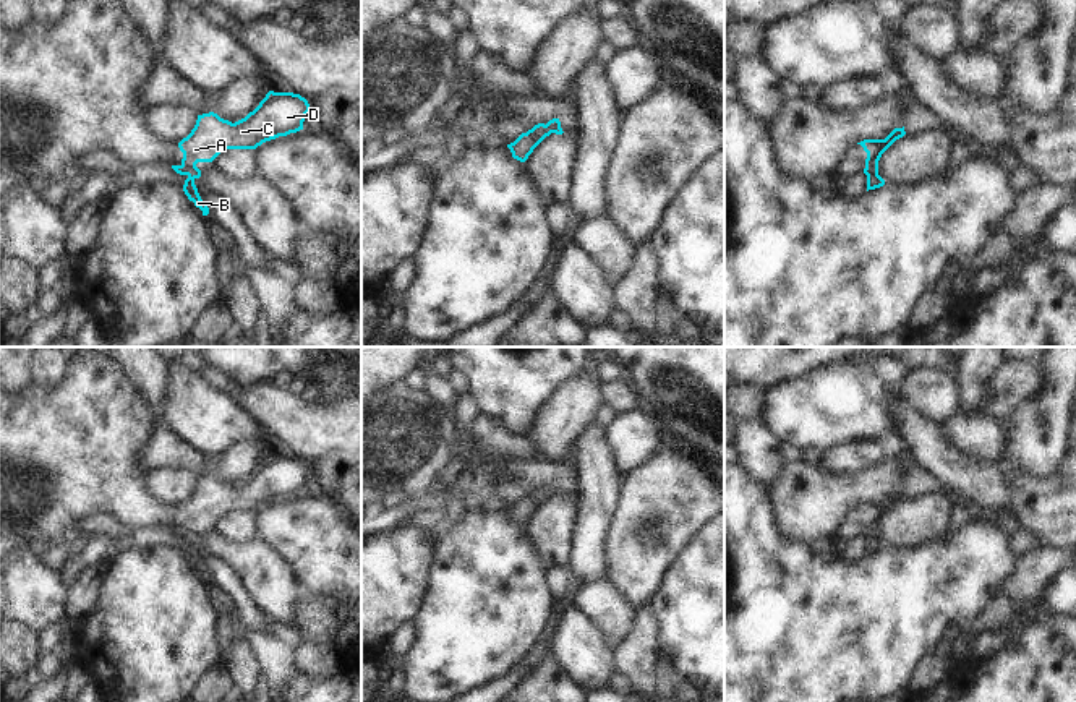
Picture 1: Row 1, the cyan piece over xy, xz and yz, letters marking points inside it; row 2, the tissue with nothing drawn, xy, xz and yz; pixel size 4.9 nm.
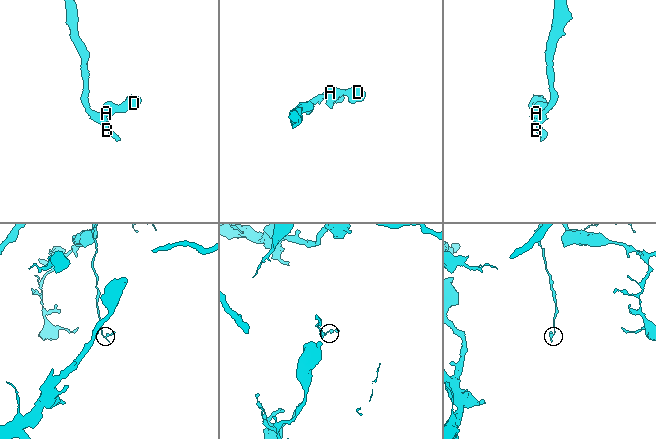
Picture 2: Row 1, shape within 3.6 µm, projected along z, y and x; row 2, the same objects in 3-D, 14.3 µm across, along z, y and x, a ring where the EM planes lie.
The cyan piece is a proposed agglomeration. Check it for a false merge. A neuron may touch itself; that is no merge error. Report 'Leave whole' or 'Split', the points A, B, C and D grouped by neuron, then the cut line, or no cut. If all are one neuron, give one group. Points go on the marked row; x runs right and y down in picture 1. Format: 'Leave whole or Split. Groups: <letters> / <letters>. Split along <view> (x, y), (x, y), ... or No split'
Split. Groups: A C D / B. Split along yz (877, 161), (866, 167)

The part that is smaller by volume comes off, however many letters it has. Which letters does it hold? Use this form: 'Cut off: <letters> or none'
Cut off: A, C, D

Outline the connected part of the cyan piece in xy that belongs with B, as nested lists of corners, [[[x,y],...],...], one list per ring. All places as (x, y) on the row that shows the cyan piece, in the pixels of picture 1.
[[[188,177],[183,185],[183,191],[188,196],[190,201],[194,203],[196,208],[203,211],[203,216],[209,214],[207,204],[201,199],[198,188],[194,185],[194,178]]]

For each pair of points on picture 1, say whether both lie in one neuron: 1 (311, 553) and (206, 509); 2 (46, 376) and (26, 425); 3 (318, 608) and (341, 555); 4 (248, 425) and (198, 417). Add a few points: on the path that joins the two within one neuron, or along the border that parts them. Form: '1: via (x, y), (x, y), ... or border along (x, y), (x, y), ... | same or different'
1: border along (292, 496), (271, 501), (255, 511) | different
2: border along (68, 363), (54, 386), (41, 388), (33, 383) | different
3: border along (303, 592), (334, 597), (344, 603) | different
4: via (235, 425), (211, 422) | same

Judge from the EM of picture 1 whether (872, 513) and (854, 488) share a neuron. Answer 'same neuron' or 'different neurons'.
different neurons

